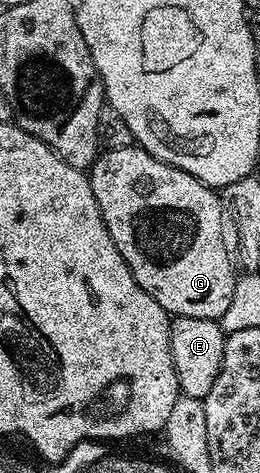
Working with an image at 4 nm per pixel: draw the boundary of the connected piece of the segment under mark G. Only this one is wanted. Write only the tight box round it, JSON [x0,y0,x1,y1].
[90,144,238,321]

